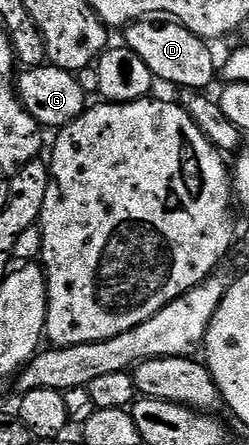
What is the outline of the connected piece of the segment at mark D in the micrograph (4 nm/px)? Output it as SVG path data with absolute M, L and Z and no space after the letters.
M143 19L131 21L125 26L125 48L140 55L144 63L148 63L148 71L159 81L167 81L170 85L183 85L186 91L206 91L216 81L216 61L210 54L205 40L197 37L187 25L181 25L173 19Z

